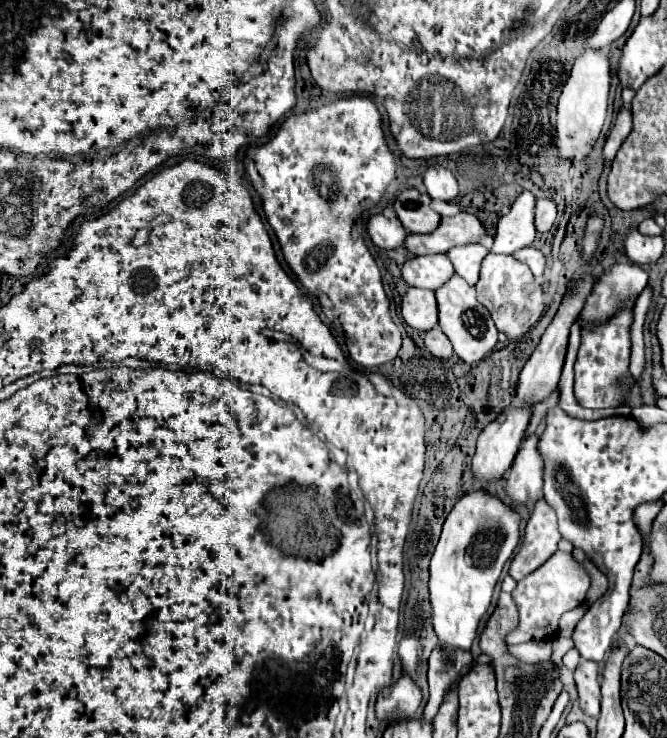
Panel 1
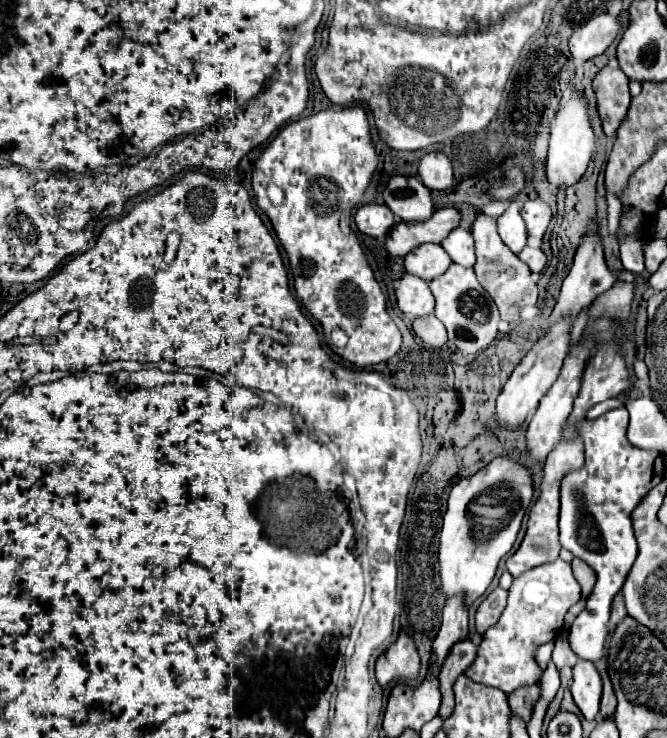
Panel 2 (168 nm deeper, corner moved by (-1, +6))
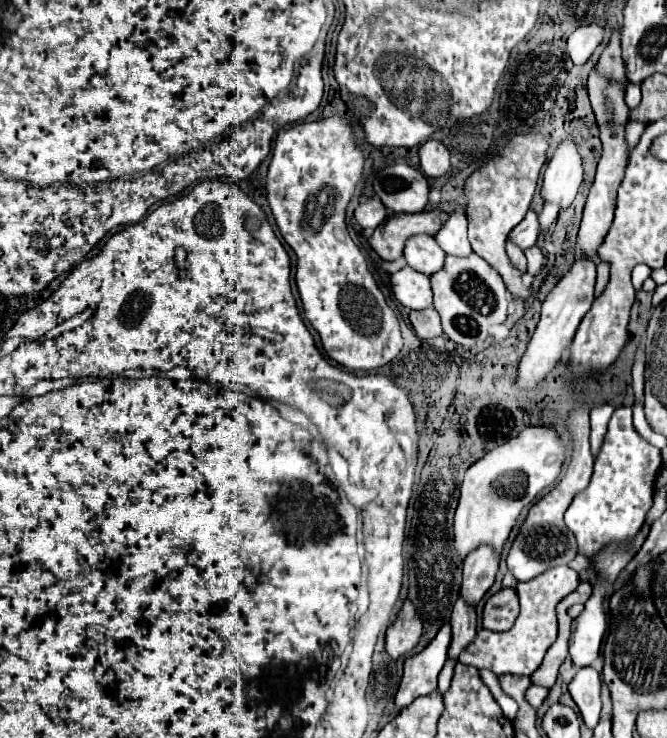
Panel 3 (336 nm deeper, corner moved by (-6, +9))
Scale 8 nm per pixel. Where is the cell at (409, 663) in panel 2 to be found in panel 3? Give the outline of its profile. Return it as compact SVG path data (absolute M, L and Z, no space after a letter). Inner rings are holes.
M409 599L397 613L395 623L387 629L387 653L391 659L399 659L403 653L411 651L421 637L421 619Z

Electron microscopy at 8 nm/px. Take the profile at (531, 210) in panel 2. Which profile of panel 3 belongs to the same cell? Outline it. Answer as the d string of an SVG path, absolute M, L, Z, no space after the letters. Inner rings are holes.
M527 211L525 219L509 233L511 241L519 247L519 249L527 249L531 245L537 243L537 237L539 237L539 219L533 211Z

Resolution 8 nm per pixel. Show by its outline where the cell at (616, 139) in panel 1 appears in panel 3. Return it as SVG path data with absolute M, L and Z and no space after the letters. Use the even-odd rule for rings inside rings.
M613 29L609 43L605 45L597 69L601 69L603 73L607 73L613 81L625 81L625 67L623 67L623 59L621 59L621 47L619 47L619 31Z

